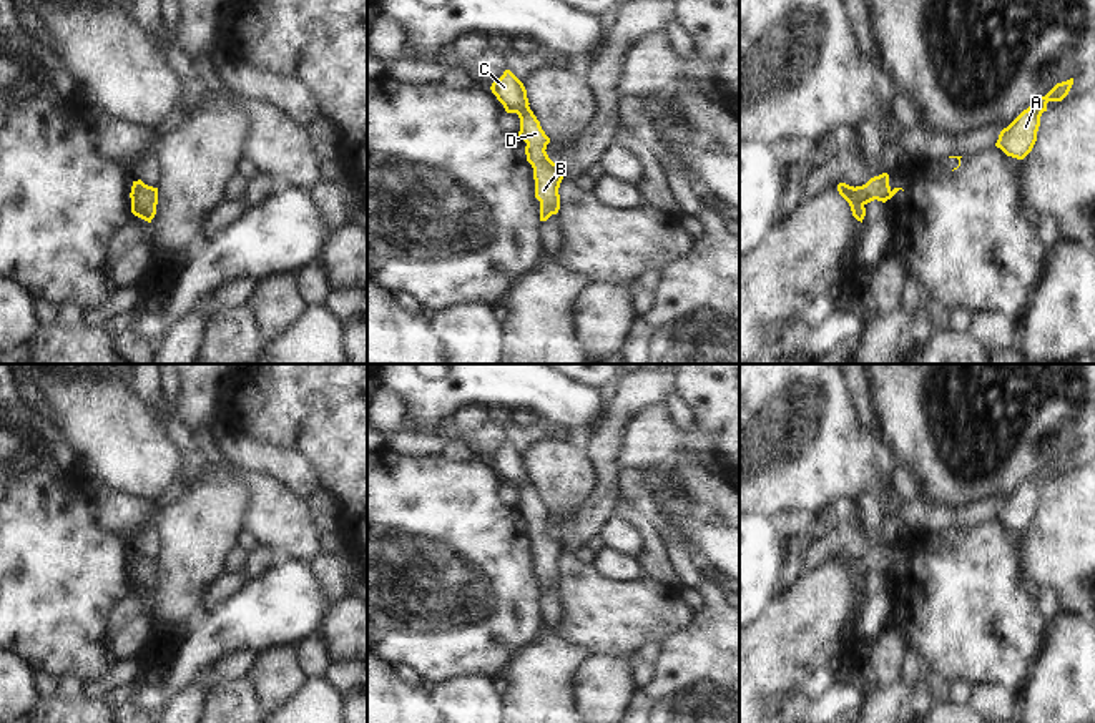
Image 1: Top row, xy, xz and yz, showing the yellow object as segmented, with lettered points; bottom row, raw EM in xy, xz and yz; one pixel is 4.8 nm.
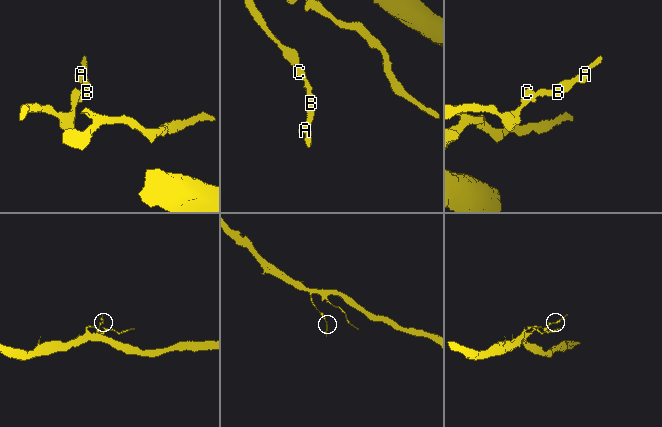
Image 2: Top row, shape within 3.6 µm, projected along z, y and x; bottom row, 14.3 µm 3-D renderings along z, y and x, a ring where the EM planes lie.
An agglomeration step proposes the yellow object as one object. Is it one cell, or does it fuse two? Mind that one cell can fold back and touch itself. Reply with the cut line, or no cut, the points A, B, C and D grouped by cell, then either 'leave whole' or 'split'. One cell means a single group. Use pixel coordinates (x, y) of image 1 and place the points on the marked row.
cut none; groups A B C D; leave whole

